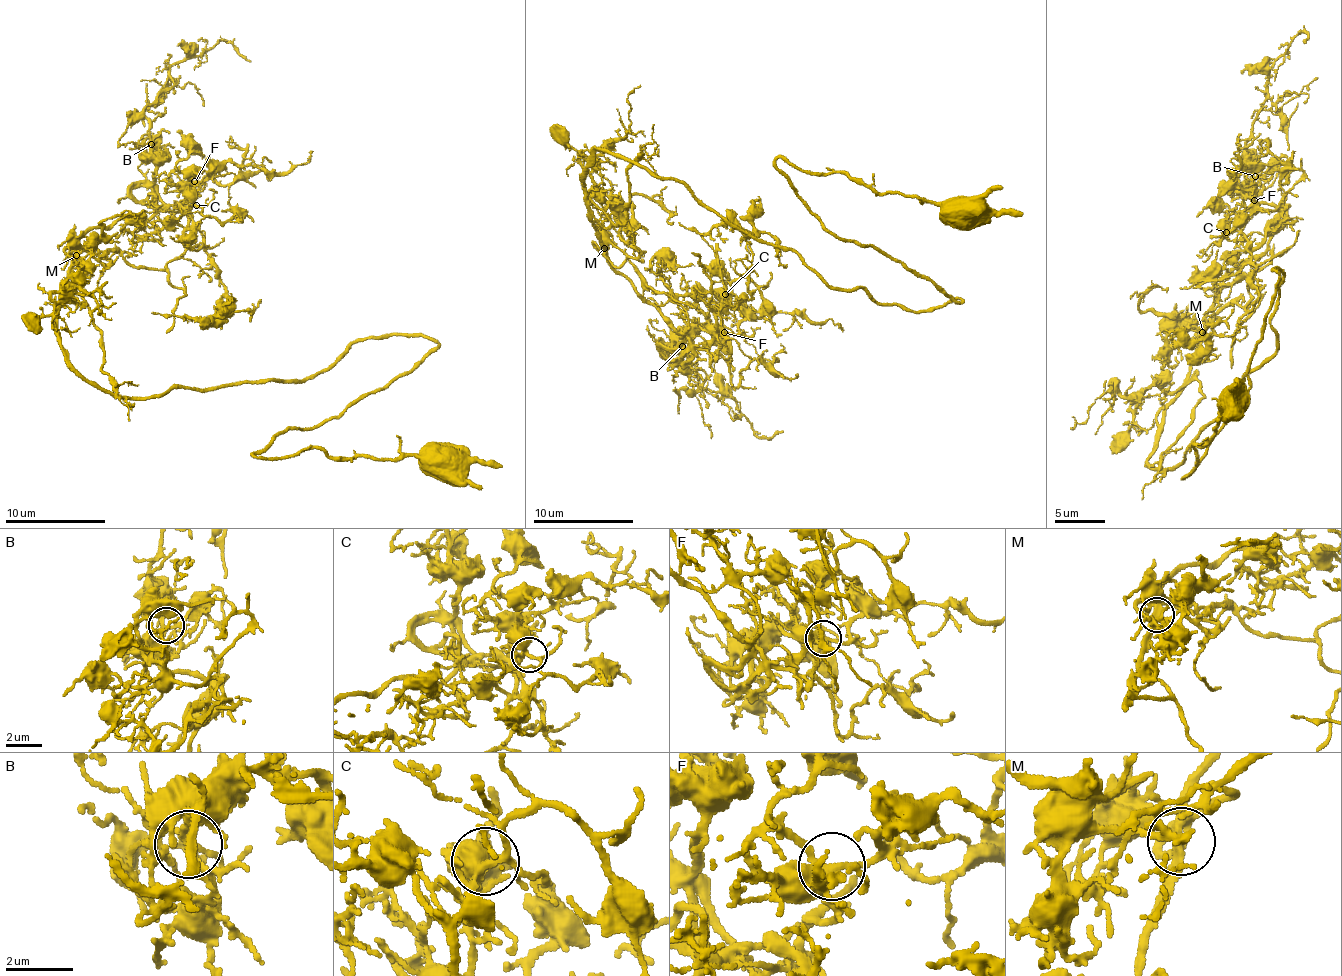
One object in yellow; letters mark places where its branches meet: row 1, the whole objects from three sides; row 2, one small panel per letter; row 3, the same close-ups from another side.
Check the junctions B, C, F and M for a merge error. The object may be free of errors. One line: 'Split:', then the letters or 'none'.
Split: none

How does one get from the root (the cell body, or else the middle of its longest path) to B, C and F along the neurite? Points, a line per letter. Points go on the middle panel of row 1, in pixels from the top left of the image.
B: (961, 214), (775, 161), (839, 238), (961, 299), (911, 311), (596, 152), (606, 257), (682, 346)
C: (961, 214), (775, 161), (839, 238), (961, 299), (911, 311), (596, 152), (589, 216), (639, 297), (725, 294)
F: (961, 214), (775, 161), (839, 238), (961, 299), (911, 311), (596, 152), (606, 257), (688, 340), (724, 332)

